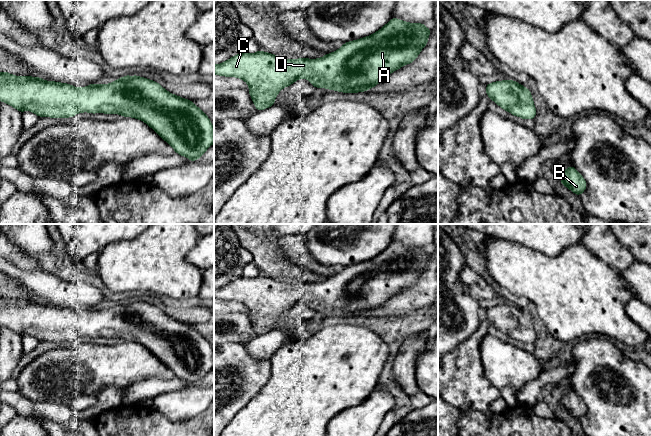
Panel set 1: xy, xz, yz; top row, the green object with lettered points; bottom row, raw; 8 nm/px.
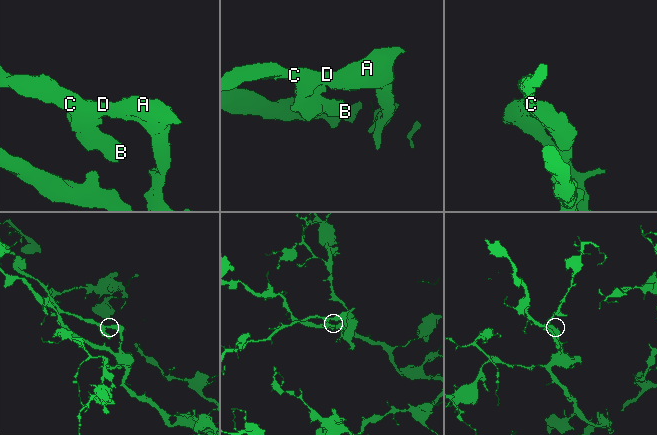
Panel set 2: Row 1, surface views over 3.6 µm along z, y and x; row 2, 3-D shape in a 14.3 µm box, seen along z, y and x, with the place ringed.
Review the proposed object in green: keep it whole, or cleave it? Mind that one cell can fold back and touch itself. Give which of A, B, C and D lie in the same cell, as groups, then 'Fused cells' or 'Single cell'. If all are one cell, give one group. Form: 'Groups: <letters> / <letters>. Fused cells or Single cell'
Groups: A B C D. Single cell

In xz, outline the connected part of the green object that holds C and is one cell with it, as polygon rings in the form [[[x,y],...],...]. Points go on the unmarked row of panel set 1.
[[[392,241],[380,254],[370,260],[348,265],[335,276],[317,283],[285,283],[262,274],[253,278],[239,277],[221,288],[214,289],[214,298],[236,301],[249,310],[249,318],[257,335],[275,329],[275,322],[285,311],[306,302],[315,312],[343,317],[365,316],[377,310],[392,296],[416,284],[427,269],[430,256],[423,247],[408,247]]]

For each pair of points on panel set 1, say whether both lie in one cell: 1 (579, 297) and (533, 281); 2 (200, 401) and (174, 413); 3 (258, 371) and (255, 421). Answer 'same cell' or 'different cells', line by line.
1: same cell
2: same cell
3: different cells

